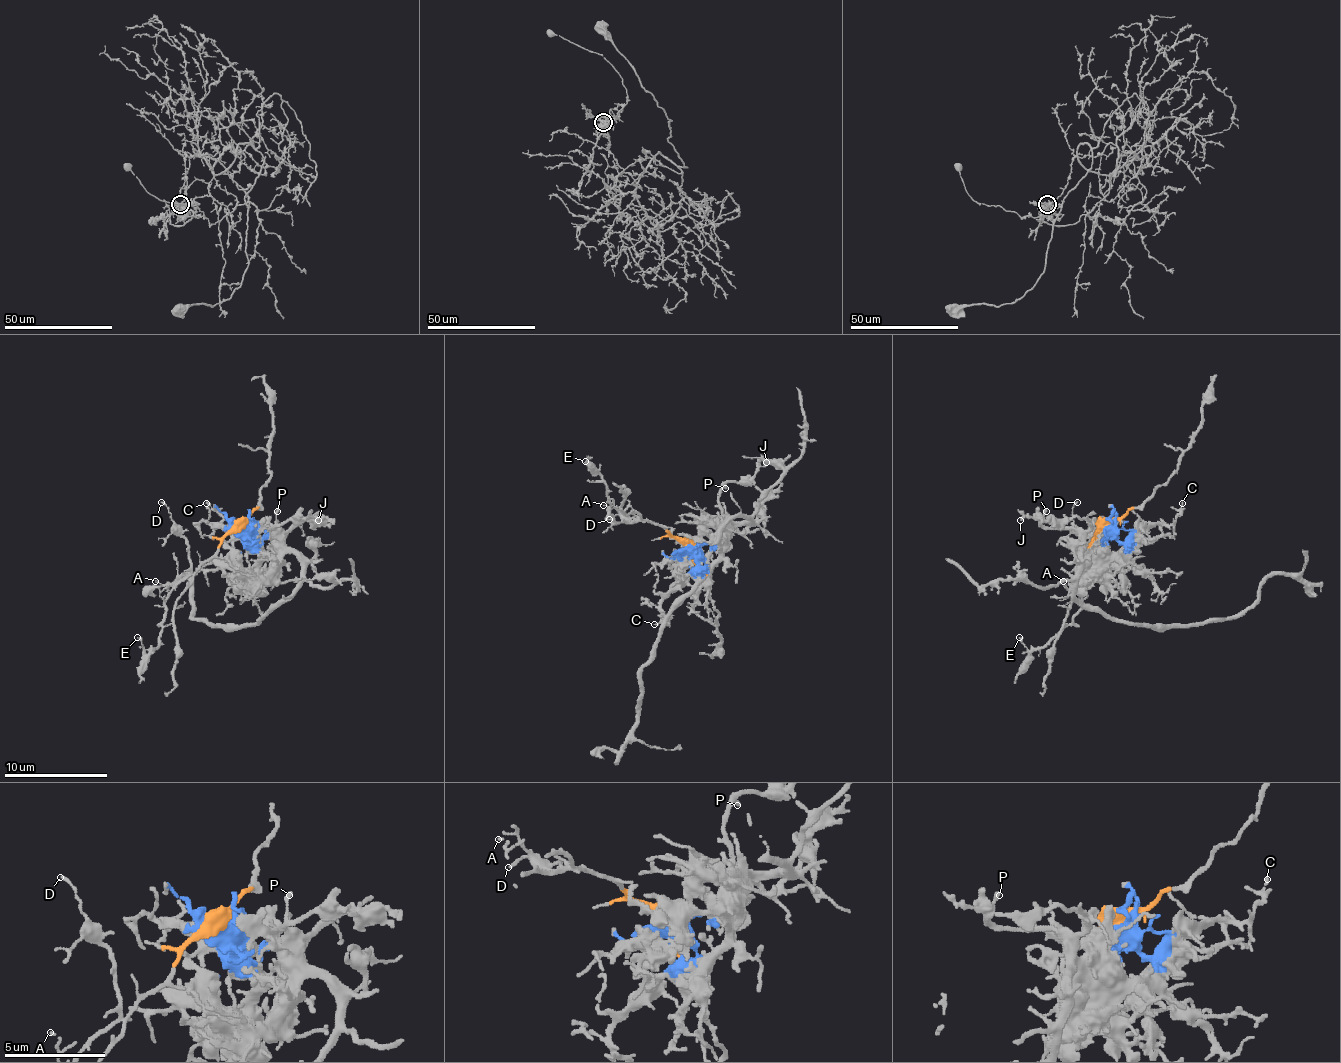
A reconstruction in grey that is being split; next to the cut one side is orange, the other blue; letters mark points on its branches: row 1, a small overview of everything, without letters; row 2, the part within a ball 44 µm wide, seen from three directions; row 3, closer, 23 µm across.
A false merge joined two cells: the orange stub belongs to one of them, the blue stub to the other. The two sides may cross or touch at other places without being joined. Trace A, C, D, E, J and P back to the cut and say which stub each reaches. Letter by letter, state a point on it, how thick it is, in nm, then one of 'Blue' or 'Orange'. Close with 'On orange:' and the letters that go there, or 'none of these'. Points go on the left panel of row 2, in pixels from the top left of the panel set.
A: Place: (155, 581). Thickness 90 nm. Orange
C: Place: (206, 503). Thickness 90 nm. Blue
D: Place: (161, 502). Thickness 120 nm. Orange
E: Place: (137, 637). Thickness 140 nm. Orange
J: Place: (318, 520). Thickness 110 nm. Blue
P: Place: (277, 511). Thickness 170 nm. Blue
On orange: A, D, E

